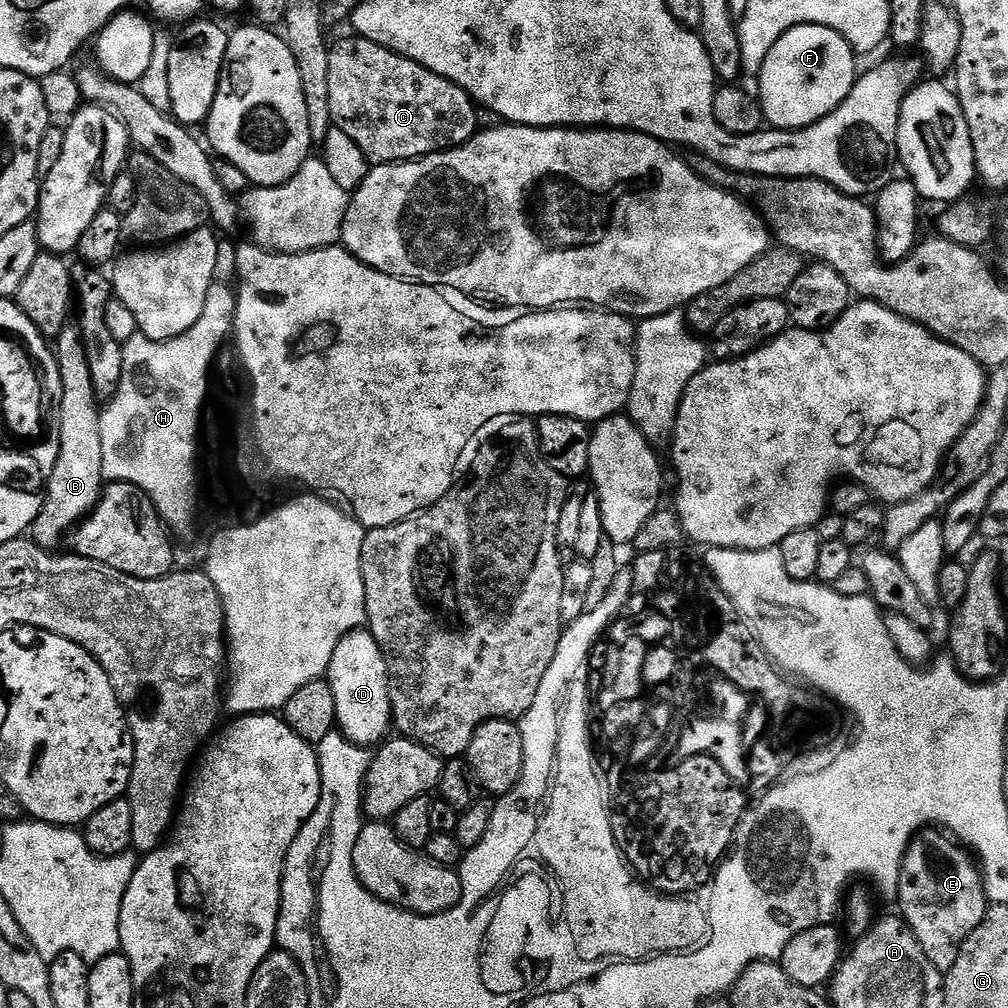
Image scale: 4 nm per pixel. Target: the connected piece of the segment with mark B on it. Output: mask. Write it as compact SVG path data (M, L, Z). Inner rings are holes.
M64 327L60 336L55 337L54 351L58 374L62 378L58 462L54 462L54 470L43 493L44 505L30 529L31 539L49 550L55 549L55 544L64 535L65 539L70 530L91 513L106 484L102 474L102 401L94 390L94 378L90 378L90 362L86 362L86 346L79 327Z

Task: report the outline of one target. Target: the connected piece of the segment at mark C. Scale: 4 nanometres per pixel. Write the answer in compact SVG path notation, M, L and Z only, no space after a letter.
M358 35L351 39L340 40L337 44L335 41L330 48L330 114L335 128L344 131L362 149L369 165L419 160L431 152L456 148L476 135L477 105L458 85L410 58L391 52L378 42L370 42Z

